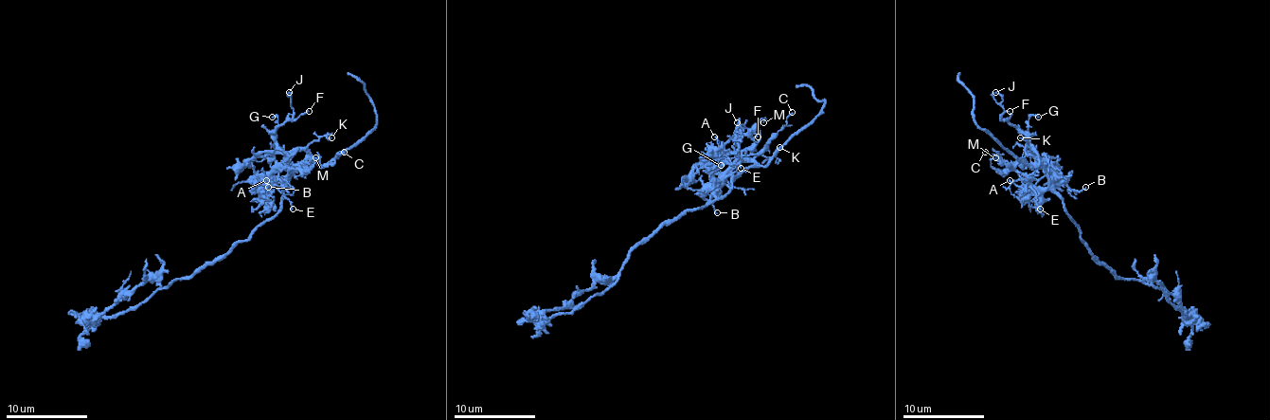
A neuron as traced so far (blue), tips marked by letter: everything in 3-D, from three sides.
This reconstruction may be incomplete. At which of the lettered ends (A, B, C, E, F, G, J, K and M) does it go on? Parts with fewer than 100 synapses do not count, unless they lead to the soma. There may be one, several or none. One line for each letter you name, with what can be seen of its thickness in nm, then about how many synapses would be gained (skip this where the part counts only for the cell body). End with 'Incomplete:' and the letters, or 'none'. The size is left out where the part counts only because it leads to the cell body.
Incomplete: none

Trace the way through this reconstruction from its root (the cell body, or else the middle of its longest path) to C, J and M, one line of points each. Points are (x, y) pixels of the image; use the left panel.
C: (241, 242), (278, 211), (282, 184), (295, 166), (313, 160), (328, 166), (344, 152)
J: (241, 242), (280, 207), (278, 166), (284, 154), (277, 129), (293, 117), (289, 92)
M: (241, 242), (278, 211), (282, 184), (289, 178), (289, 170), (307, 170), (317, 160), (315, 157)

